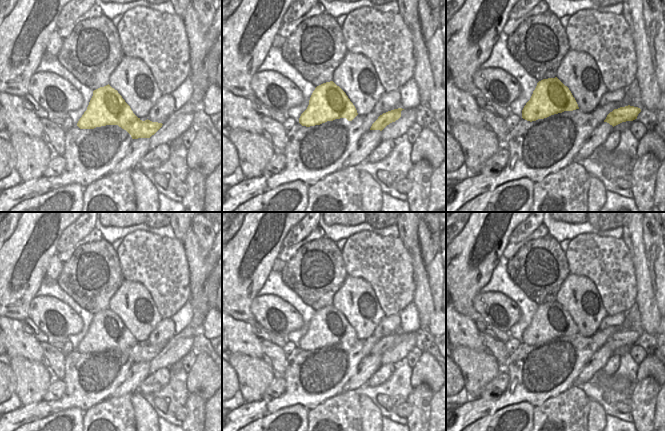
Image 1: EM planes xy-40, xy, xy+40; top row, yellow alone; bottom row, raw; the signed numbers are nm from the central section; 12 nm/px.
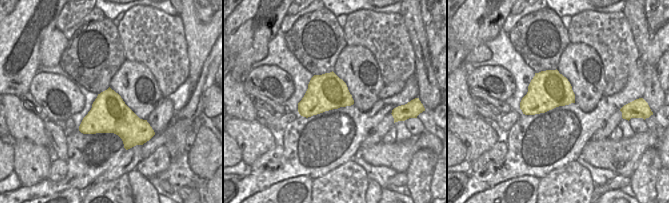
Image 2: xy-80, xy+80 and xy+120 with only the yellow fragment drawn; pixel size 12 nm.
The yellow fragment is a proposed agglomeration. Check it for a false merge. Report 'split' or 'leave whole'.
split

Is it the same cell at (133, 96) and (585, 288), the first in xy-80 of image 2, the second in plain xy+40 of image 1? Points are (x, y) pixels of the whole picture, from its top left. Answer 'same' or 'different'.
same

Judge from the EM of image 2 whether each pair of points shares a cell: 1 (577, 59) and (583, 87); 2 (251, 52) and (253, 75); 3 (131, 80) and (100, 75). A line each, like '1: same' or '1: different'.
1: same
2: different
3: different

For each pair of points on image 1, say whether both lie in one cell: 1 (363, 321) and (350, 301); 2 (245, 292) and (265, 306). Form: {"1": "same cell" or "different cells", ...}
{"1": "same cell", "2": "different cells"}

